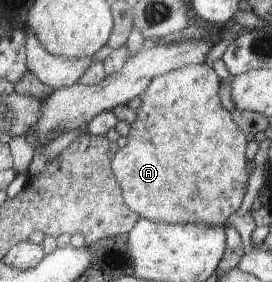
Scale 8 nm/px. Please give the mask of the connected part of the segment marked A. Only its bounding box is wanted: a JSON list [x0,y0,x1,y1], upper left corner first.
[113,65,250,225]

